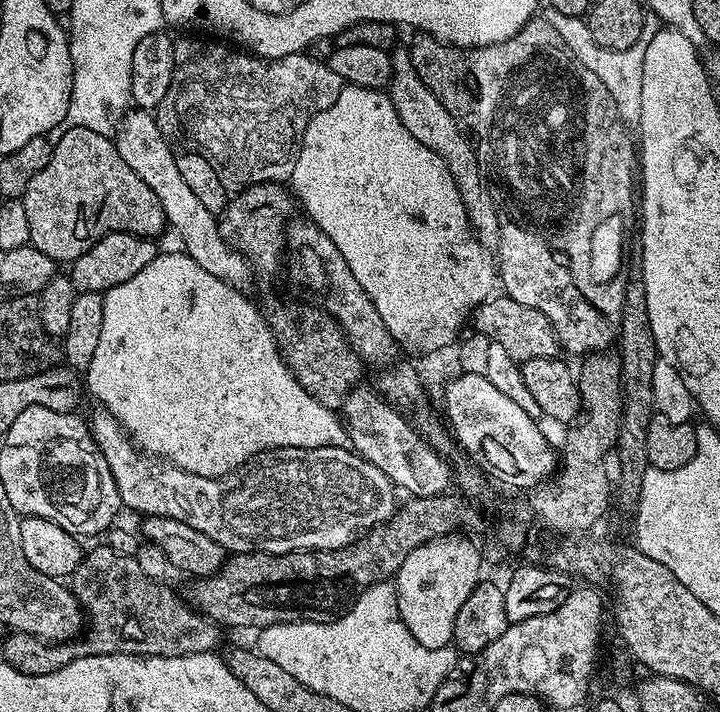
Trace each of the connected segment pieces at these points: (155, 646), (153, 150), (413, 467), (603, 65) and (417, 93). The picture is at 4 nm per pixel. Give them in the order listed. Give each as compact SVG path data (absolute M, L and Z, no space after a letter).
M110 546L103 547L94 549L89 556L87 553L70 577L72 593L79 600L86 617L86 631L82 639L77 638L71 642L49 642L25 632L13 631L8 634L12 636L4 640L3 663L16 668L22 674L45 676L62 670L62 666L74 662L79 656L109 656L115 652L127 656L189 656L219 649L221 625L216 624L209 616L203 616L181 593L180 597L174 589L159 584L136 561L135 555L127 556Z
M129 110L124 113L114 133L116 149L122 154L122 162L158 194L158 202L162 202L162 210L168 219L167 227L173 228L180 235L183 251L187 252L206 274L214 274L222 282L241 290L247 289L248 279L254 276L253 269L248 259L241 253L233 250L225 242L220 233L220 225L217 217L202 202L198 202L198 194L186 186L182 179L182 173L176 165L177 153L172 152L173 145L168 137L162 134L162 130L156 124L156 117L148 110Z
M357 386L344 399L342 424L352 435L351 447L363 456L382 474L392 479L397 489L408 491L413 496L442 496L449 491L448 483L453 483L454 468L444 461L445 457L425 442L424 437L393 405L371 387Z
M549 11L547 15L546 23L554 26L554 30L558 30L558 34L562 34L572 55L579 60L582 66L586 66L586 70L594 70L594 74L598 74L598 78L602 78L602 86L606 86L606 90L610 90L621 120L625 122L639 121L642 106L642 62L648 40L641 38L638 42L634 42L634 46L630 46L626 50L610 50L598 46L598 42L594 42L588 29L587 19L570 14L558 14L554 11Z
M397 47L391 57L392 76L388 93L392 105L398 111L399 120L418 142L426 146L427 149L434 150L443 159L447 172L458 186L459 197L462 198L463 205L466 206L468 221L472 229L475 230L477 238L484 247L495 247L500 238L500 212L491 191L486 187L486 180L477 160L473 141L449 111L438 102L438 98L422 82L422 78L418 78L418 72L408 54L408 48Z

